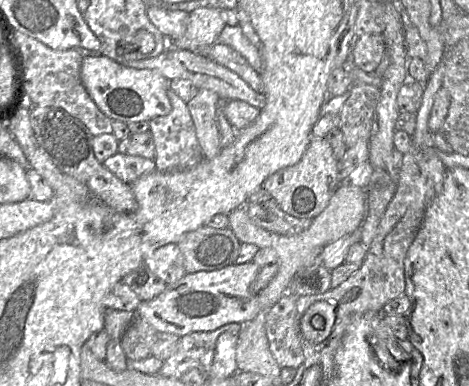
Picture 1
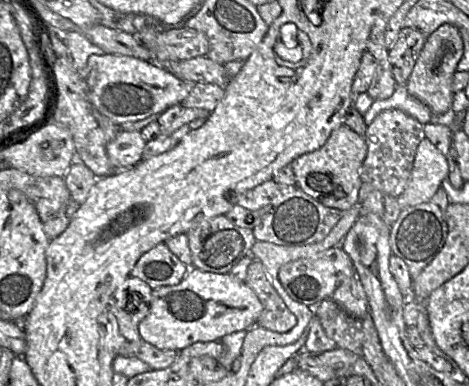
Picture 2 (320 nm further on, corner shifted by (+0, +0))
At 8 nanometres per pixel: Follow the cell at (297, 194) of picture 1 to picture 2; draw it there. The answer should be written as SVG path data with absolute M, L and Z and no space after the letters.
M342 124L330 134L321 148L303 154L291 162L296 185L326 207L343 212L357 206L362 186L360 168L367 155L367 150L364 136Z

